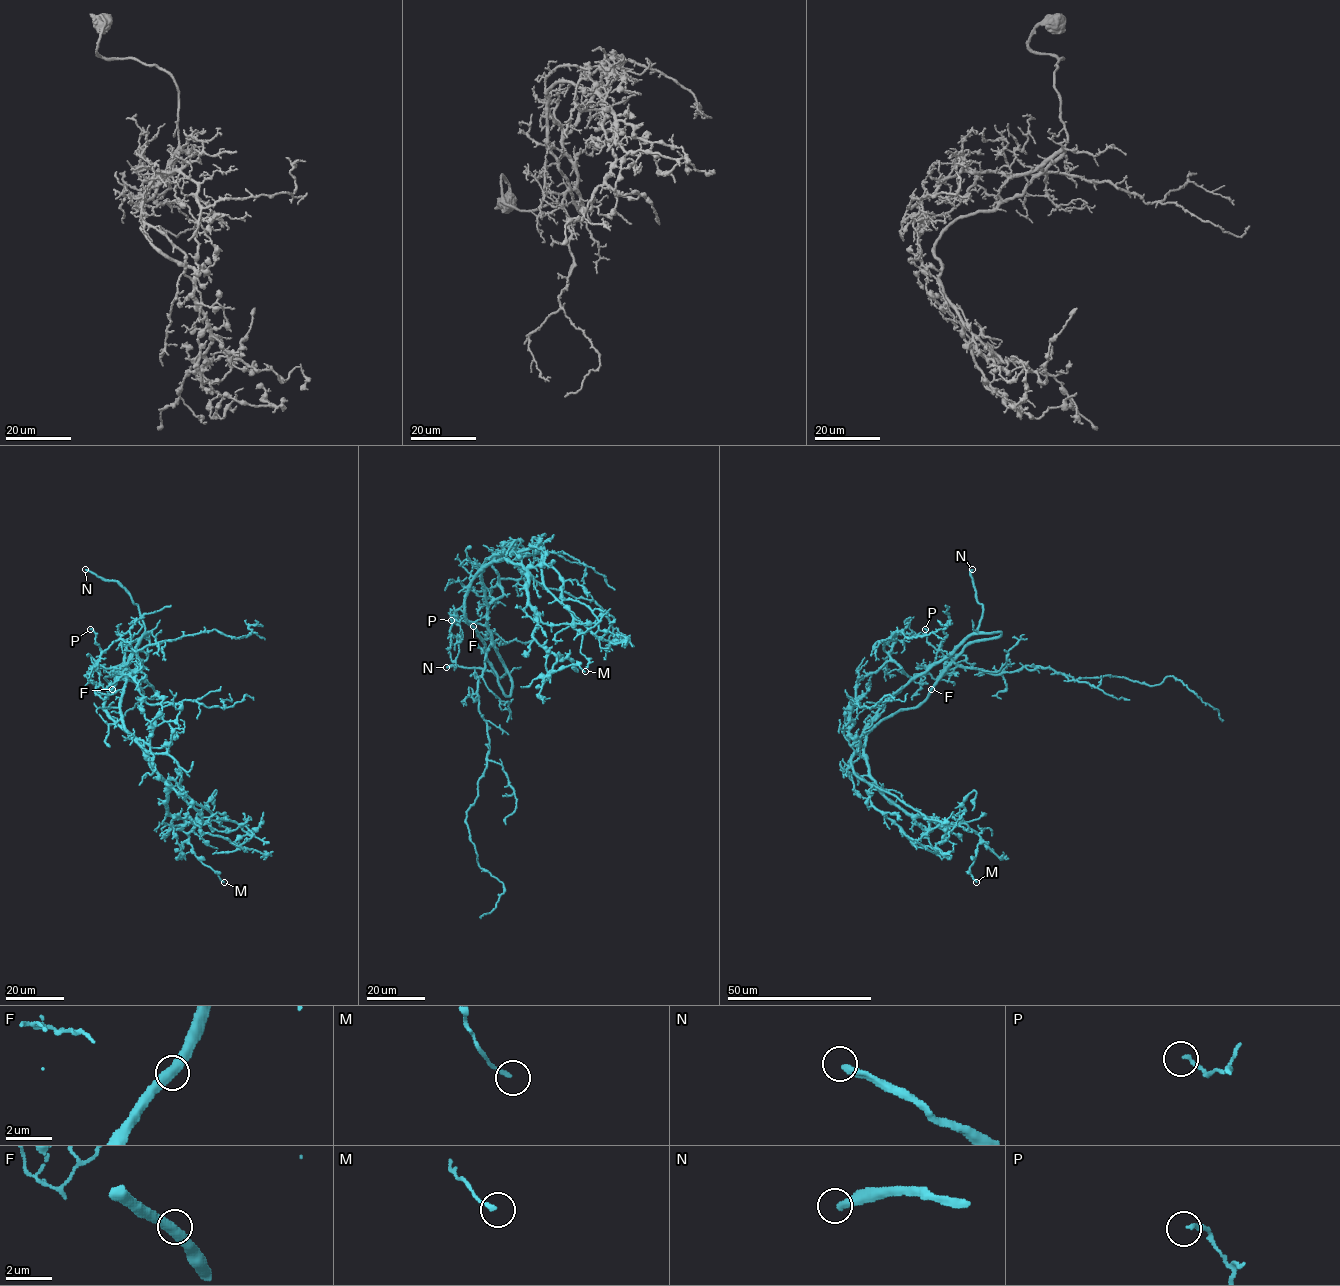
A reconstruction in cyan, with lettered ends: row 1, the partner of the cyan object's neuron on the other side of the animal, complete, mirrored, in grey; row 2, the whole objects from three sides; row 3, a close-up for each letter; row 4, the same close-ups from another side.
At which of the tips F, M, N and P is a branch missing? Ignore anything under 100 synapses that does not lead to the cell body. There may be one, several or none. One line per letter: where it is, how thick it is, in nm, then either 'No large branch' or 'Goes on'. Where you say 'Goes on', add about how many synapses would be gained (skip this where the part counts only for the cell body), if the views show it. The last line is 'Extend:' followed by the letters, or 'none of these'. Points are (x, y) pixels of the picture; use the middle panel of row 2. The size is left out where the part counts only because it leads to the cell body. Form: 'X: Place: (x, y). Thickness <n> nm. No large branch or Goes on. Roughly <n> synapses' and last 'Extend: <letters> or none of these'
F: Place: (473, 626). Thickness 440 nm. No large branch
M: Place: (585, 671). Thickness 160 nm. No large branch
N: Place: (446, 667). Thickness 320 nm. Goes on
P: Place: (451, 620). Thickness 160 nm. No large branch
Extend: N

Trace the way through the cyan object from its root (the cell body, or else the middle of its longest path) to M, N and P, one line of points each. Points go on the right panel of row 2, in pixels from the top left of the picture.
M: (926, 670), (881, 706), (861, 736), (864, 759), (882, 794), (908, 813), (978, 835), (969, 868), (976, 882)
N: (926, 670), (948, 657), (978, 627), (982, 605), (976, 599), (972, 569)
P: (926, 670), (930, 665), (925, 666), (927, 671), (937, 678), (946, 658), (927, 641), (925, 629)

